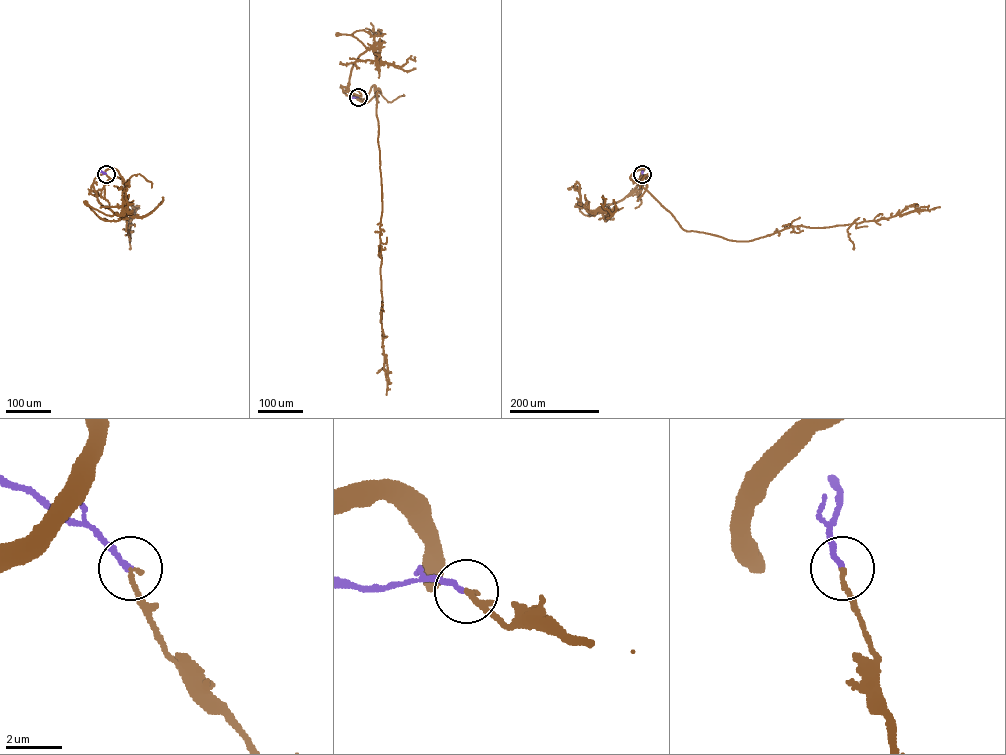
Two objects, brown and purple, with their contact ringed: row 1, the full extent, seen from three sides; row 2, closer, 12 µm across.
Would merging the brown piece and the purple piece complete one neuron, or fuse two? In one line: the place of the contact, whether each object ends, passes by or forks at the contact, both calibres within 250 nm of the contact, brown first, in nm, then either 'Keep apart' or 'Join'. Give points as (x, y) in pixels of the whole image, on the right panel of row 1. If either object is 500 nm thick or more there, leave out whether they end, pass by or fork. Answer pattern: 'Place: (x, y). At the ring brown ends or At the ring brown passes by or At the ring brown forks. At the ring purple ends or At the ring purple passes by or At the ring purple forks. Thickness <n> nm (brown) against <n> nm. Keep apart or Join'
Place: (642, 174). At the ring brown ends. At the ring purple ends. Thickness 180 nm (brown) against 180 nm. Join

